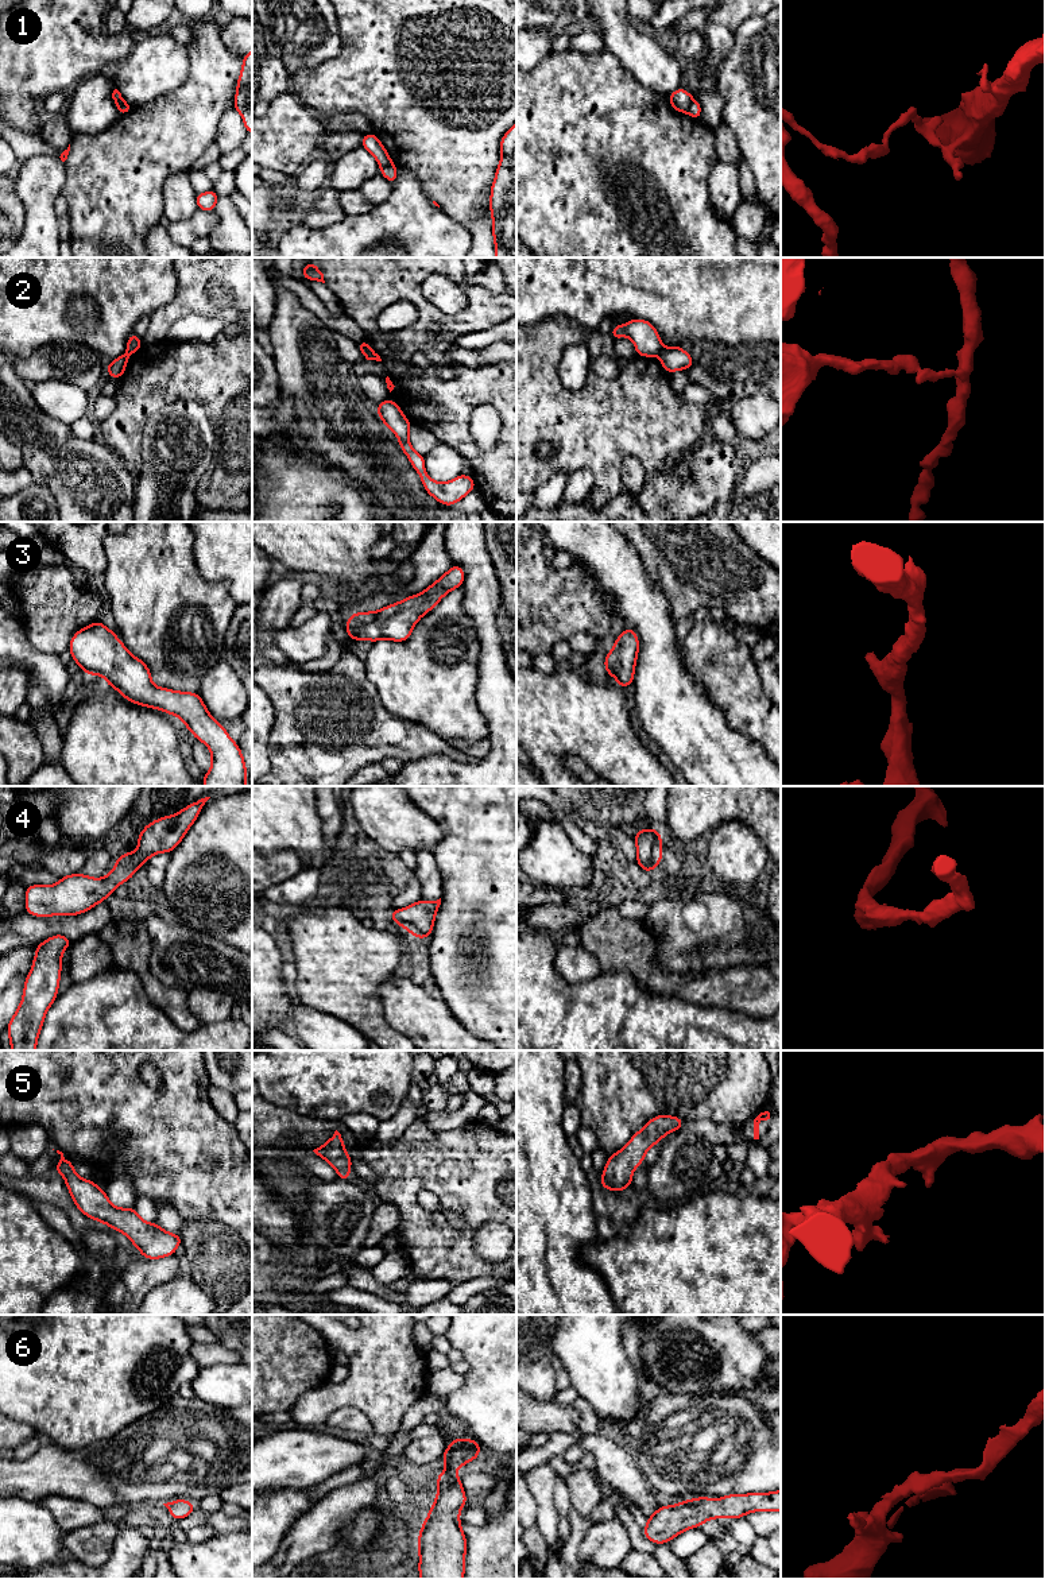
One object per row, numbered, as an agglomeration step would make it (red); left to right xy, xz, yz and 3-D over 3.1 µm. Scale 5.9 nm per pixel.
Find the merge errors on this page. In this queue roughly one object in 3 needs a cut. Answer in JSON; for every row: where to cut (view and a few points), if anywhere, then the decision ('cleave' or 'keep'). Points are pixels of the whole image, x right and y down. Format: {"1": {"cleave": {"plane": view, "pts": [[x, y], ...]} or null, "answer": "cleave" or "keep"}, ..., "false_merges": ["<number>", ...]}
{"1": {"cleave": {"plane": "yz", "pts": [[693, 100], [685, 112]]}, "answer": "cleave"}, "2": {"cleave": {"plane": "yz", "pts": [[665, 348], [660, 355]]}, "answer": "cleave"}, "3": {"cleave": null, "answer": "keep"}, "4": {"cleave": null, "answer": "keep"}, "5": {"cleave": null, "answer": "keep"}, "6": {"cleave": null, "answer": "keep"}, "false_merges": ["1", "2"]}

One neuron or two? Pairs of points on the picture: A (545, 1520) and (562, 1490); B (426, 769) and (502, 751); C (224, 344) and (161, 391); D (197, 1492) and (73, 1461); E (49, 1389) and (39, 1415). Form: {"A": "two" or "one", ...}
{"A": "two", "B": "one", "C": "one", "D": "one", "E": "one"}

